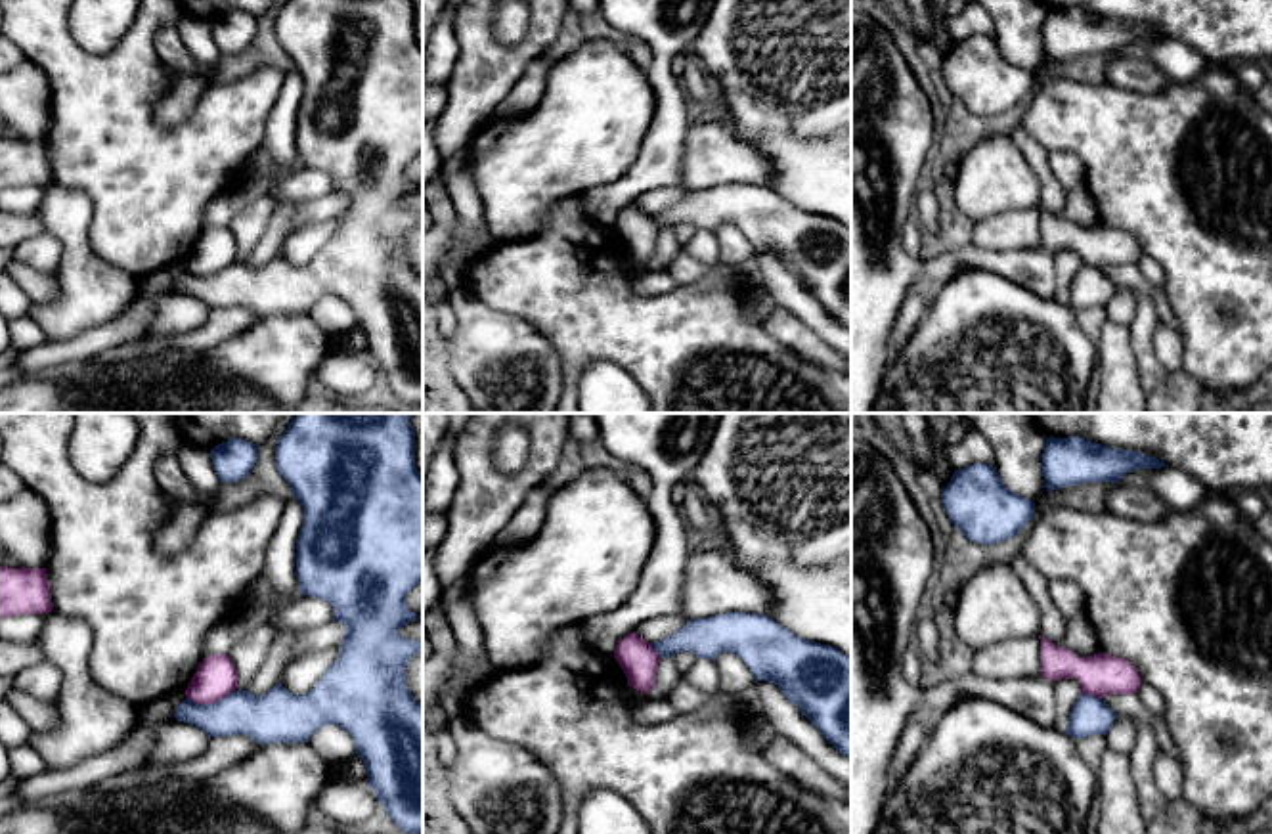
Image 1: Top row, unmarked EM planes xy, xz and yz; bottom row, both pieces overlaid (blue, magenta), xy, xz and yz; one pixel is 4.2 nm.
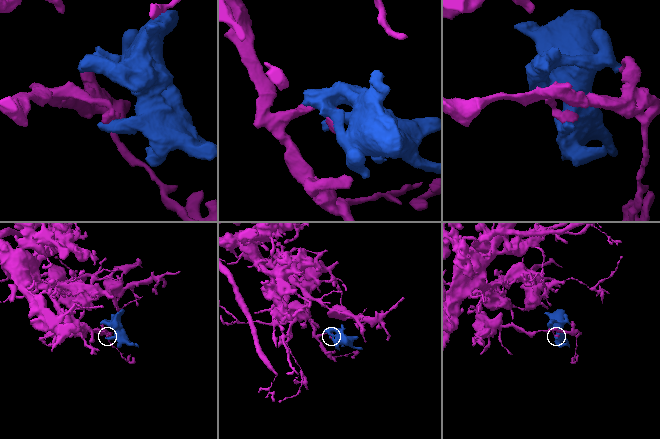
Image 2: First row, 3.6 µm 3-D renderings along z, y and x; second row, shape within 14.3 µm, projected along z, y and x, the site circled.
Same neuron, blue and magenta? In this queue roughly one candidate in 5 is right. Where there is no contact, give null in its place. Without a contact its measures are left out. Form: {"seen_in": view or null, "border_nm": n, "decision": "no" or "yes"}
{"seen_in": "xy", "border_nm": 220, "decision": "no"}

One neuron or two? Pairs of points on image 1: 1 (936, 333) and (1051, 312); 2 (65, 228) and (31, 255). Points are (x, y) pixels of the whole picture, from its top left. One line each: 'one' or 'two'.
1: one
2: two

